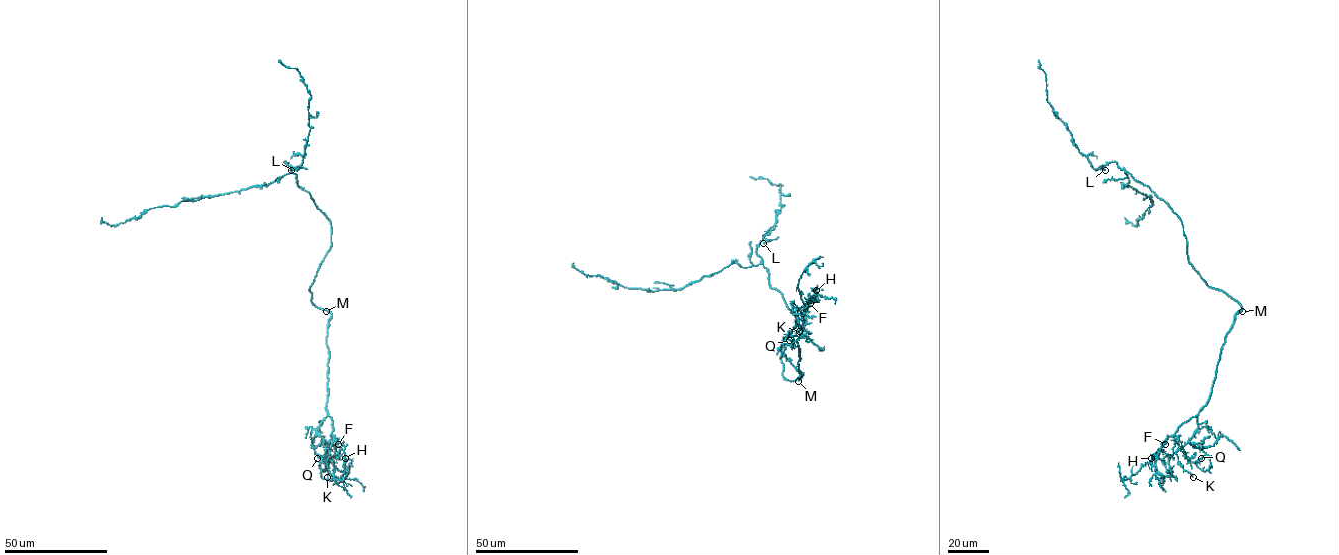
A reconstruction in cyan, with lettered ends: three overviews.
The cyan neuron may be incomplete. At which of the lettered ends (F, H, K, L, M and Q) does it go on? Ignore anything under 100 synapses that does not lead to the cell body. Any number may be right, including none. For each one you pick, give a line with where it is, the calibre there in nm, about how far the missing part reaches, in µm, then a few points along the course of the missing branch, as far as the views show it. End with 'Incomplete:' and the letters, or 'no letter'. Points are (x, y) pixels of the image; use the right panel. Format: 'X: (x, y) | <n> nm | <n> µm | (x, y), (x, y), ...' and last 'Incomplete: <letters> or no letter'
M: (1242, 311) | 200 nm | 70 µm | (1242, 311), (1259, 301), (1281, 309), (1303, 305), (1314, 315), (1318, 310)
Incomplete: M

